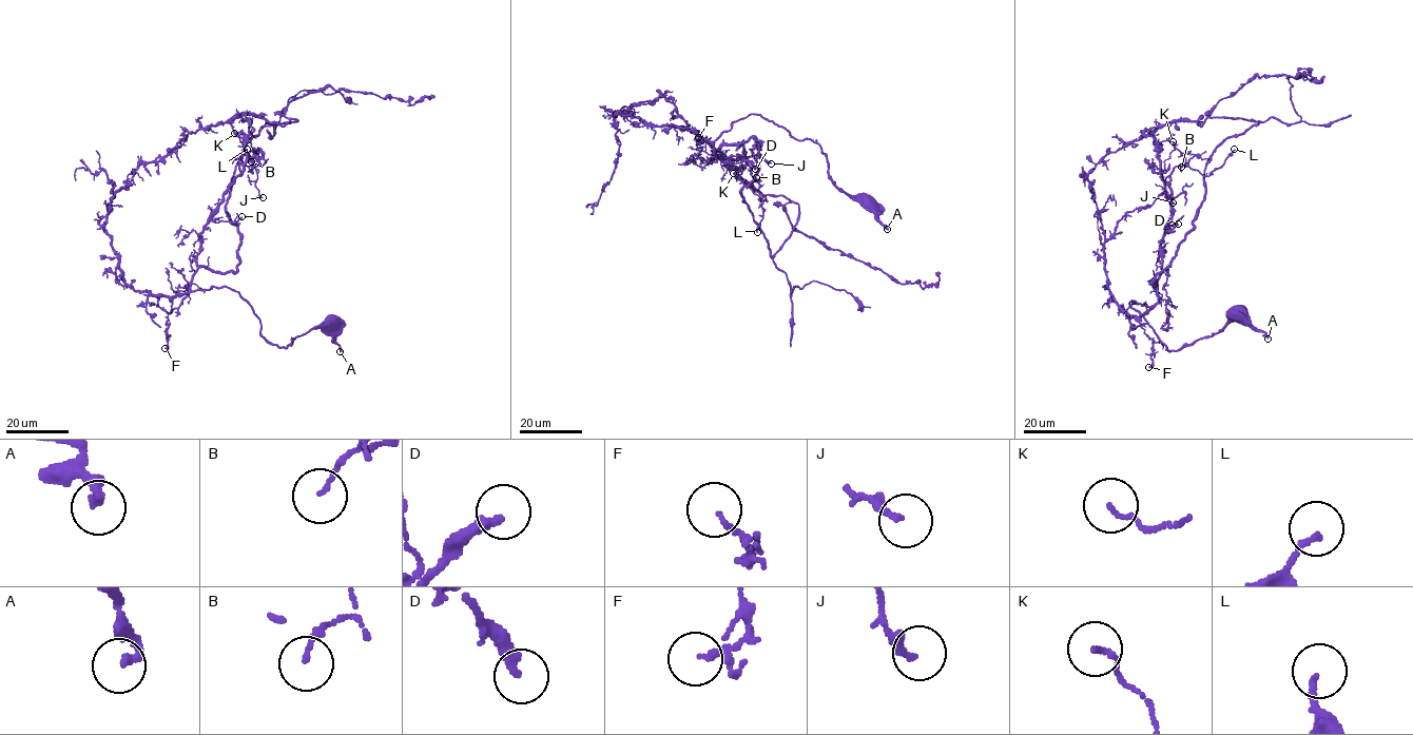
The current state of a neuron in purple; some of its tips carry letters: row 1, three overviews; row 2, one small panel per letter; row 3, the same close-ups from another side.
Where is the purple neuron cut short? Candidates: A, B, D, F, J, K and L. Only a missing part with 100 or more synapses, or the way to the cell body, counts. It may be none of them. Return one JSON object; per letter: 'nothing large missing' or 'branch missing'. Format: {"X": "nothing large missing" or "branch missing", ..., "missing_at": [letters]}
{"A": "nothing large missing", "B": "nothing large missing", "D": "nothing large missing", "F": "nothing large missing", "J": "nothing large missing", "K": "nothing large missing", "L": "nothing large missing", "missing_at": []}

